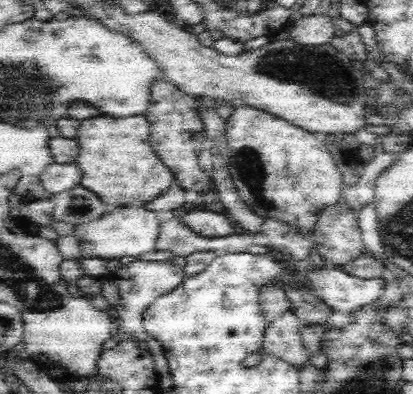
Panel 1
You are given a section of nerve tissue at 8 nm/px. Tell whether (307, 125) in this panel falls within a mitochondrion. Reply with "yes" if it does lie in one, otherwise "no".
no

